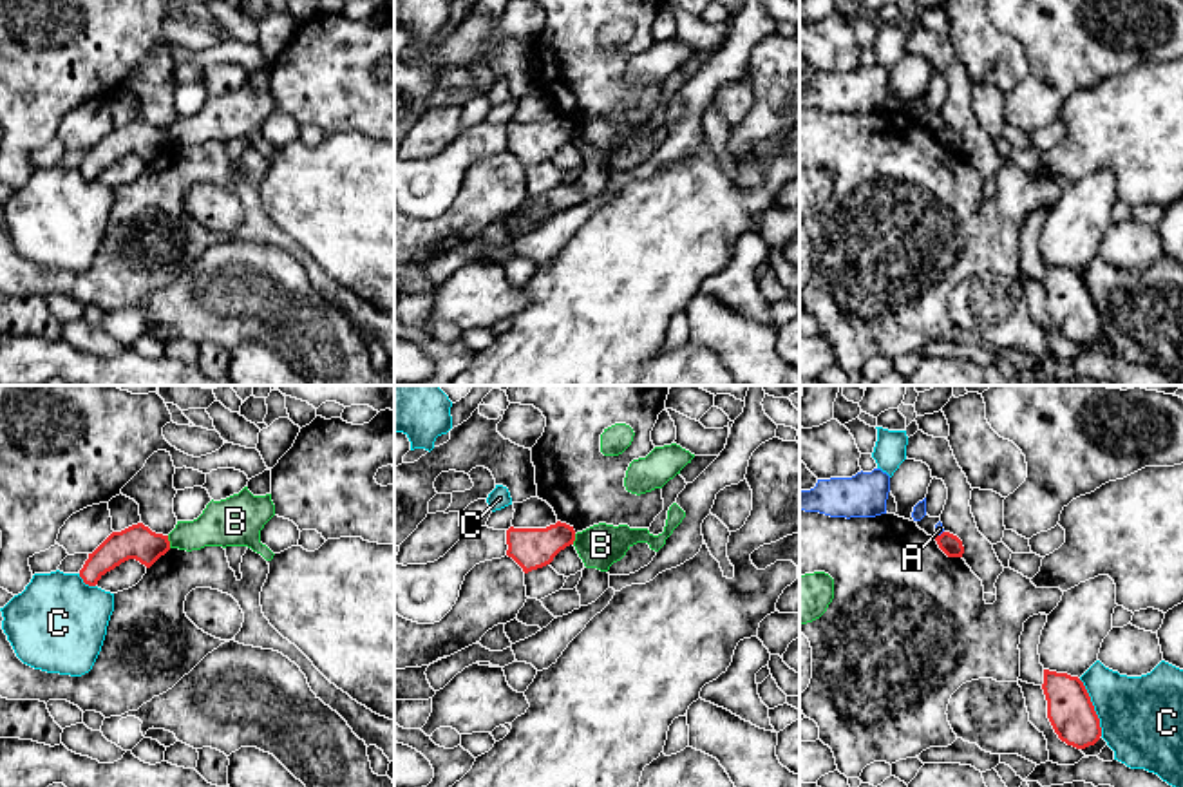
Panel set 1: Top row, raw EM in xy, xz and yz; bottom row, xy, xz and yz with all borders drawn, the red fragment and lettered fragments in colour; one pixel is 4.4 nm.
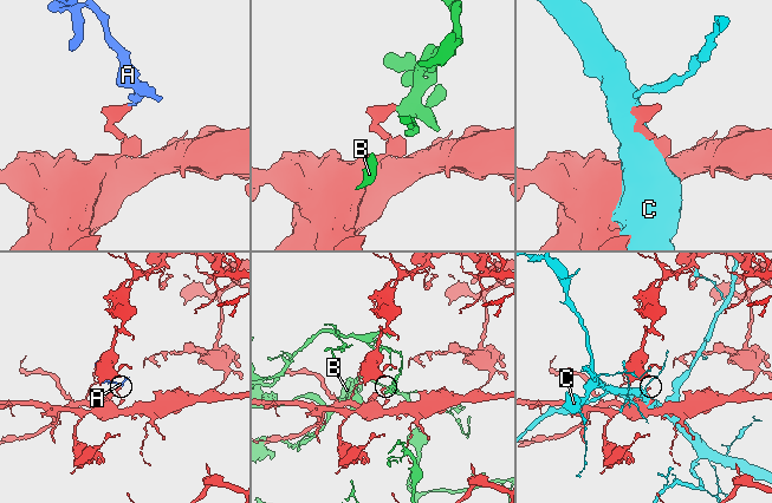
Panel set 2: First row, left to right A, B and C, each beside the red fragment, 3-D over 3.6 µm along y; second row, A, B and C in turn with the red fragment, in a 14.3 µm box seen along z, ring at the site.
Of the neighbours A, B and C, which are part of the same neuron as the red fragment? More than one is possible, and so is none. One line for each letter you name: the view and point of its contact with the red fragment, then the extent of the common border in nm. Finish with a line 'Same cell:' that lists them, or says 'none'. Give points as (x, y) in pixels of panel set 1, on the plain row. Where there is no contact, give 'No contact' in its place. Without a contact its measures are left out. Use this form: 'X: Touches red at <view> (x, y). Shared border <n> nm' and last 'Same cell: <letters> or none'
Same cell: none

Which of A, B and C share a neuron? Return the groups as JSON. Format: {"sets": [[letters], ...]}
{"sets": [["A"], ["B"], ["C"]]}

